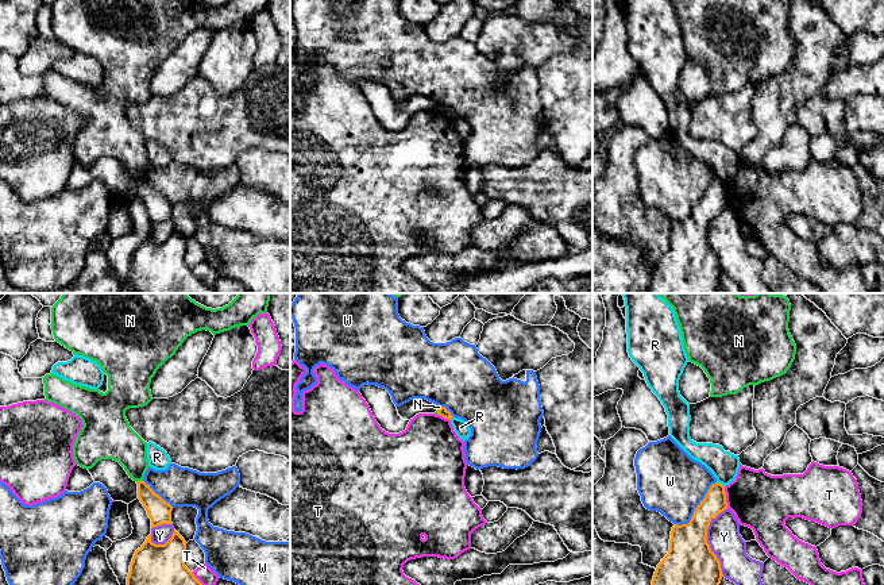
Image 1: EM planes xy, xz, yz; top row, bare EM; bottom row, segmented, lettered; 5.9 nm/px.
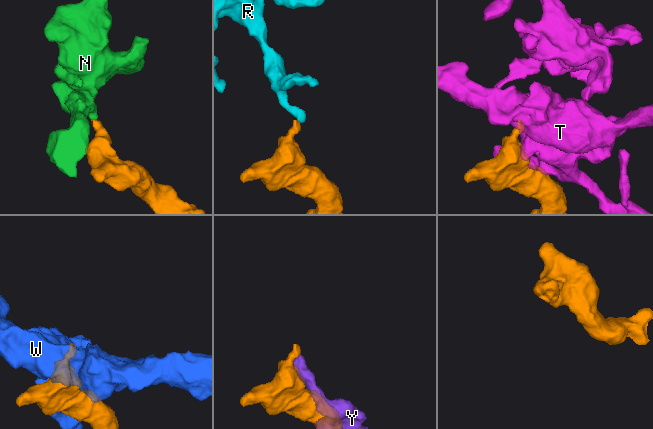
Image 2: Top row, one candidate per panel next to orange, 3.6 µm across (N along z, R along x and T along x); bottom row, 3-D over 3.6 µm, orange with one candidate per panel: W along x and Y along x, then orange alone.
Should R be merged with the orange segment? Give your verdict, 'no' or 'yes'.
no

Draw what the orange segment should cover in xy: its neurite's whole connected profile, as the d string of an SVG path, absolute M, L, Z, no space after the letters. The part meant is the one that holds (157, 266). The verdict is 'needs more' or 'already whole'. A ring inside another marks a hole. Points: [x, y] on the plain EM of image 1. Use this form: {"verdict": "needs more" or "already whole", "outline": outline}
{"verdict": "already whole", "outline": "M174 227L165 242L151 239L151 231L134 251L127 274L136 293L219 293L204 284L185 263L185 236Z"}

